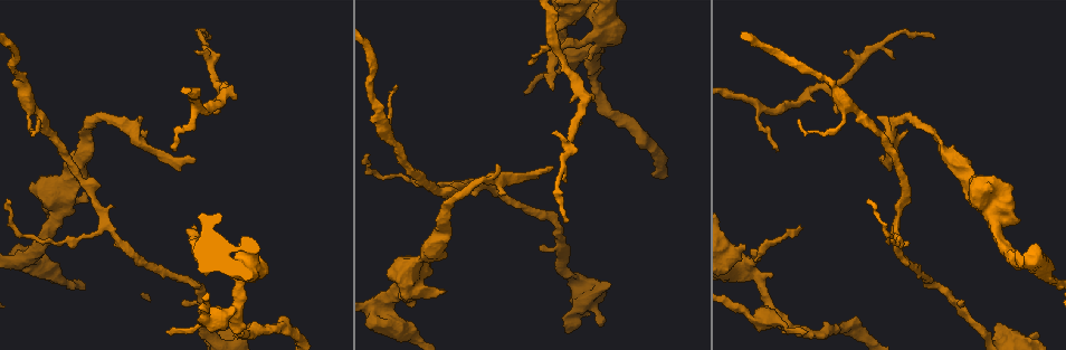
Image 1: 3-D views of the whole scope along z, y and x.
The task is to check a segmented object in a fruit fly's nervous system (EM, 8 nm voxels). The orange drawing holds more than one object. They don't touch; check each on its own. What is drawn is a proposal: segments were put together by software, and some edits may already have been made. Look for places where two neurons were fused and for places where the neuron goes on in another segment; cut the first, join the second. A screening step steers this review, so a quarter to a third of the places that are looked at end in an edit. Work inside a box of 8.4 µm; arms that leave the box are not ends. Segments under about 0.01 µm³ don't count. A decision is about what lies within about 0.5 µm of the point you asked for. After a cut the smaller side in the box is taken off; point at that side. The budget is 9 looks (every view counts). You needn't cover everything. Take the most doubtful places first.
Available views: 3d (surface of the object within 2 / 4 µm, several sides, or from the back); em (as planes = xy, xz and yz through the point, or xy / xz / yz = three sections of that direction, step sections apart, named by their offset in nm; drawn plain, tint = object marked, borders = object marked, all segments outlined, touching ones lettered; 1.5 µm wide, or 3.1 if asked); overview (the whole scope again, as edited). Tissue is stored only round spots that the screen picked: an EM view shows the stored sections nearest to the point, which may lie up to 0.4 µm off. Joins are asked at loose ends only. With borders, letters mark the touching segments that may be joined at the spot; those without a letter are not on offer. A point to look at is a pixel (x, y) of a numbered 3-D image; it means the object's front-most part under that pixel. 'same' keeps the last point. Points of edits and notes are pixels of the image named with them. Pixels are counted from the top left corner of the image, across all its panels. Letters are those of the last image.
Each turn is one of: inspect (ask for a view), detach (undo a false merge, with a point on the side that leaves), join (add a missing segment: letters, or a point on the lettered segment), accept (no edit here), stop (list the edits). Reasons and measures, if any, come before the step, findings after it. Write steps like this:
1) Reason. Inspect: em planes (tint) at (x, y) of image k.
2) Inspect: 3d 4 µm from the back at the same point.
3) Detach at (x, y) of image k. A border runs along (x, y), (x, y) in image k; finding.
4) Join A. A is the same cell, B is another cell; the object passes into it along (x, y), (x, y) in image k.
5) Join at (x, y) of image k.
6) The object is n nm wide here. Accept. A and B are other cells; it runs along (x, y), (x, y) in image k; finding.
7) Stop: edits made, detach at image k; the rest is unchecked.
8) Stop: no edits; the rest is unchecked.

Thin end. Inspect: 3d 4 µm at (171, 149) of image 1.

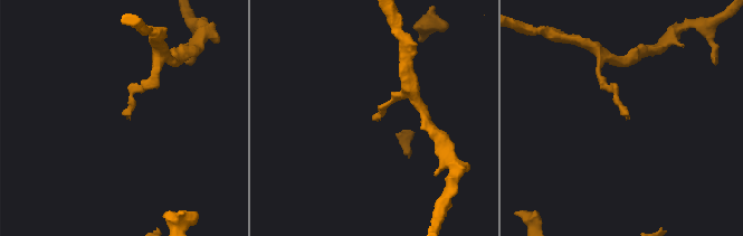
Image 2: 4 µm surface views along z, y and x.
Need the tissue. Inspect: em planes (borders) at (126, 118) of image 2.

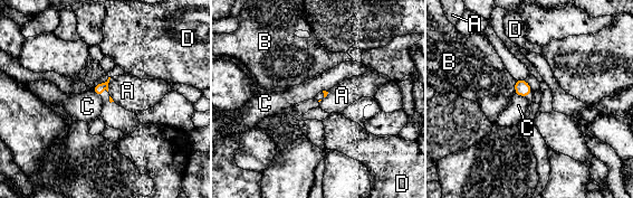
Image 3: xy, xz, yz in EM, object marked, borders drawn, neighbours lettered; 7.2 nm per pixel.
The longest contact is with A, 110 nm. Accept. A, B, C and D are other cells; a border runs along (111, 77), (107, 91) in image 3; no lettered segment goes on from it.

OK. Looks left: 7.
Tapers out. Inspect: 3d 4 µm at (882, 157) of image 1.

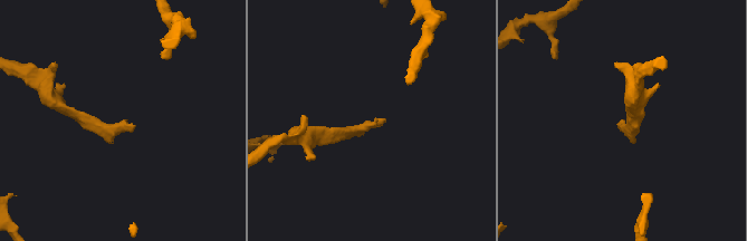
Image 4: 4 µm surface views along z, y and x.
Need the tissue. Inspect: em planes (borders) at (134, 128) of image 4.

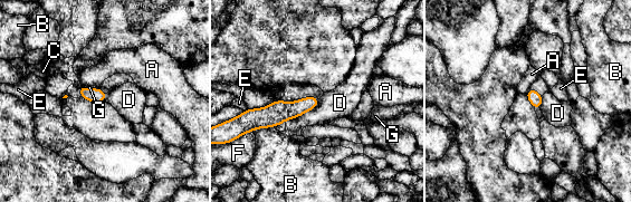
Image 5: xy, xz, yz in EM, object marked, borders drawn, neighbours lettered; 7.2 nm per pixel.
The object is 90 nm wide here. Join G. G is the same cell, A, B, C, D, E and F are other cells; the neuron continues.

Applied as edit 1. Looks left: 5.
Free end. Inspect: em planes (borders) at (806, 333) of image 1.

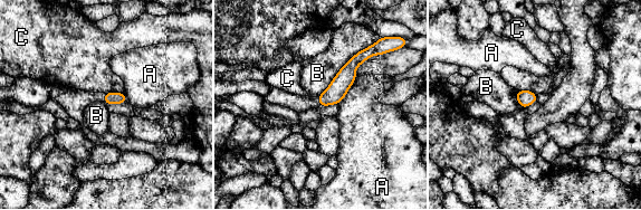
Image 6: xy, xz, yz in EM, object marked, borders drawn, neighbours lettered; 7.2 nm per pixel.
The longest contact is with B, 550 nm. Accept. A, B and C are other cells; it runs along (365, 54), (322, 103) in image 6; none of them fits.

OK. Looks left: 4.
Free end. Inspect: em planes (borders) at (1037, 336) of image 1.

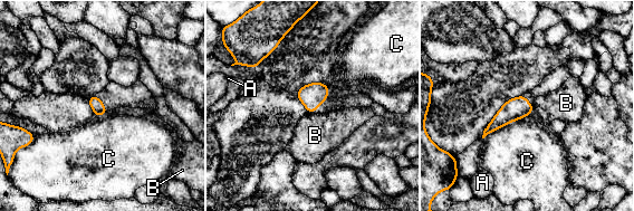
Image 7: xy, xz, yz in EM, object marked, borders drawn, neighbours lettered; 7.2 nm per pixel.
The object is 90 nm wide here. Accept. A, B and C are other cells; a border runs along (534, 104), (531, 113) in image 7; none of them fits.

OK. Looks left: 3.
Stop: edits made, join at image 5; the rest is unchecked.

